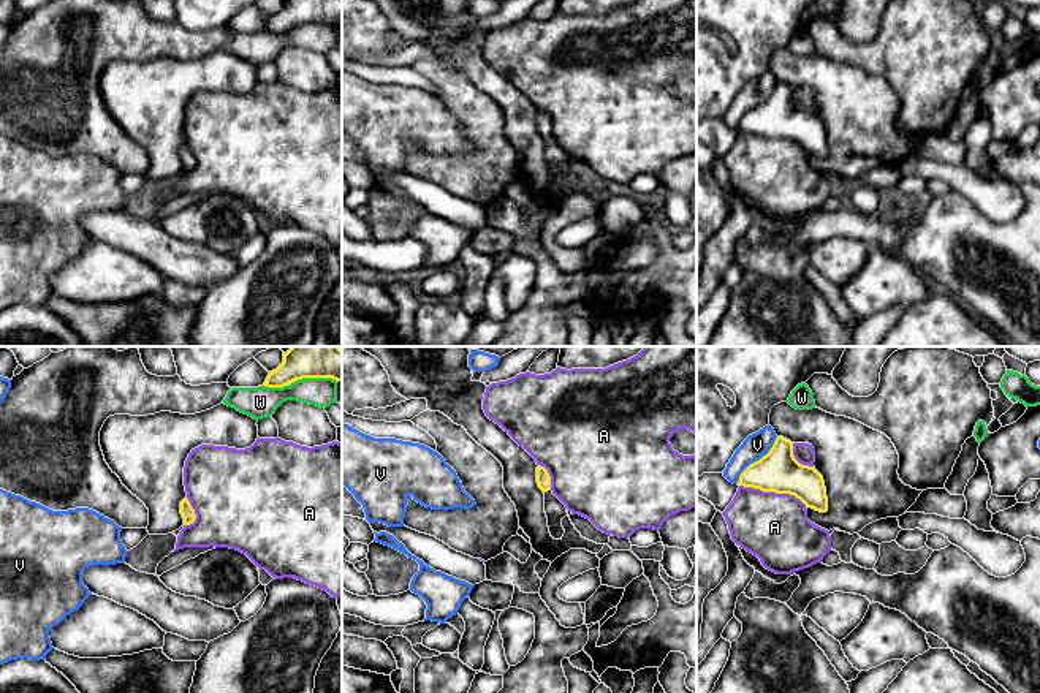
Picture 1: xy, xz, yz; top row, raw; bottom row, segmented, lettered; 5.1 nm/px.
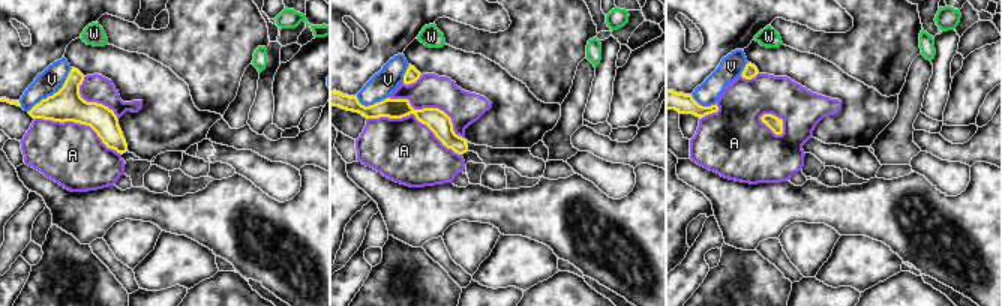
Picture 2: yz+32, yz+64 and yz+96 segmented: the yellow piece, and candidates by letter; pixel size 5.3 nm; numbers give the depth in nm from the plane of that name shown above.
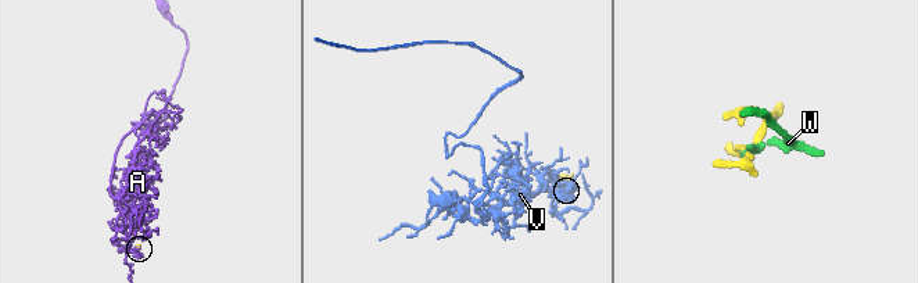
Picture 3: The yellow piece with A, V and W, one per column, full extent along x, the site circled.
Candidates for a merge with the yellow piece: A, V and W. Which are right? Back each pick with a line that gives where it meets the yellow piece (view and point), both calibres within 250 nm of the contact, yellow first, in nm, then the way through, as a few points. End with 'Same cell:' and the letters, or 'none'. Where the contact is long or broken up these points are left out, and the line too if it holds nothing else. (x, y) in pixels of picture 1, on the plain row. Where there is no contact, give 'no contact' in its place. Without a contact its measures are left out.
Same cell: none

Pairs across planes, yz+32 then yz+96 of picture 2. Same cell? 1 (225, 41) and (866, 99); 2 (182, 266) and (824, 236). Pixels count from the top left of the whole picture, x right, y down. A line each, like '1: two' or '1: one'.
1: two
2: two

